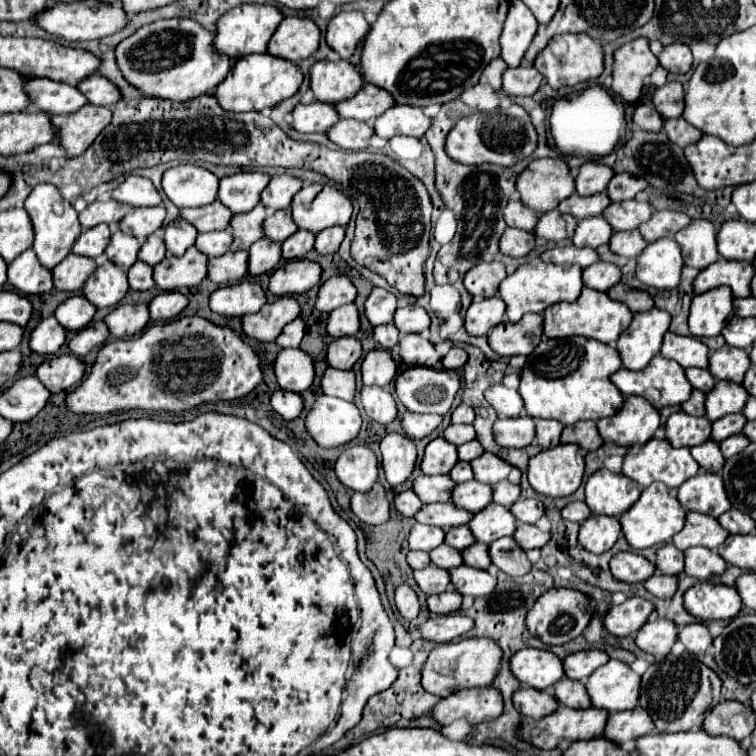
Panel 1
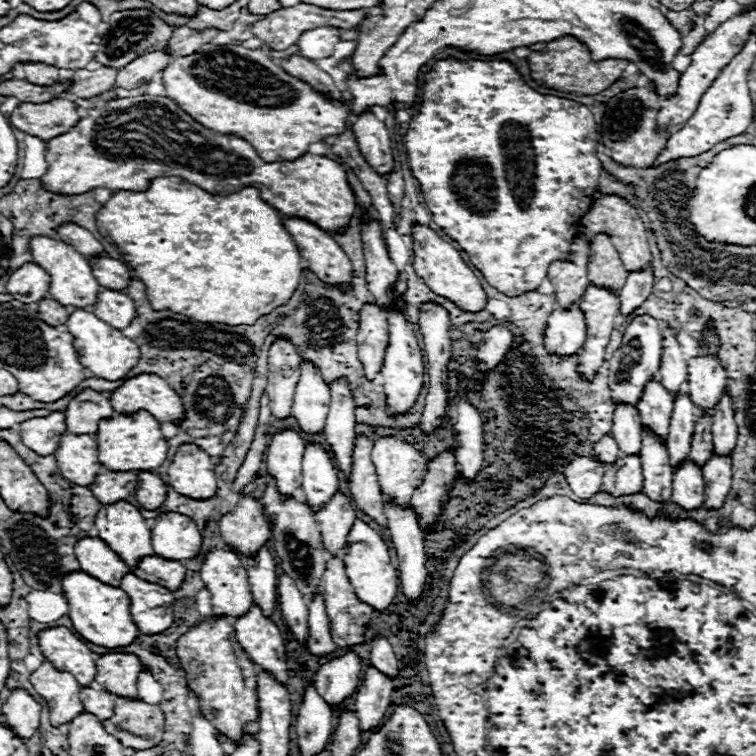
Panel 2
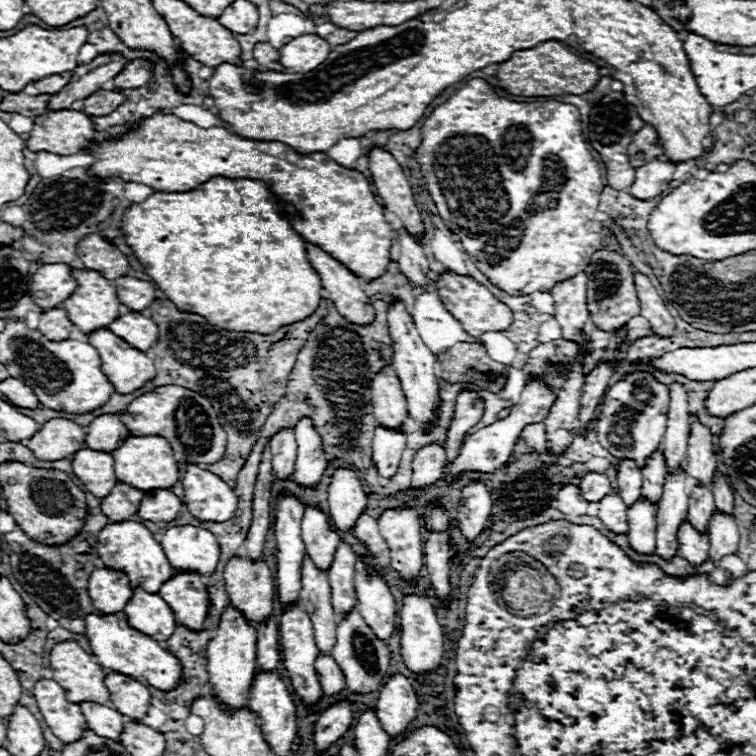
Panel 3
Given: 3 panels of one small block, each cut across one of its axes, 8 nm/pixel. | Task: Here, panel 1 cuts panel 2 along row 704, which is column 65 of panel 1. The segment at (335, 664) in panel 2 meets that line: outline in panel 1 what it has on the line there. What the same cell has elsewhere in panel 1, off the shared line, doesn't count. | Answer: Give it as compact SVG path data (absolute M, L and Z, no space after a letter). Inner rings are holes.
M54 316L44 318L32 332L30 332L30 350L38 354L54 354L66 342L66 330L56 322Z

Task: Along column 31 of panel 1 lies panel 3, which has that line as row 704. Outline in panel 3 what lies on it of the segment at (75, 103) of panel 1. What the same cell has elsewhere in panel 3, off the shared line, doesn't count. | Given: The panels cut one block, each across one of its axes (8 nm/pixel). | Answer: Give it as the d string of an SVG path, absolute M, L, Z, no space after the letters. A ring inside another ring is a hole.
M82 702L80 708L84 710L86 724L92 732L104 738L112 738L112 740L120 738L124 730L124 716L120 712L102 704L94 704L94 702Z

